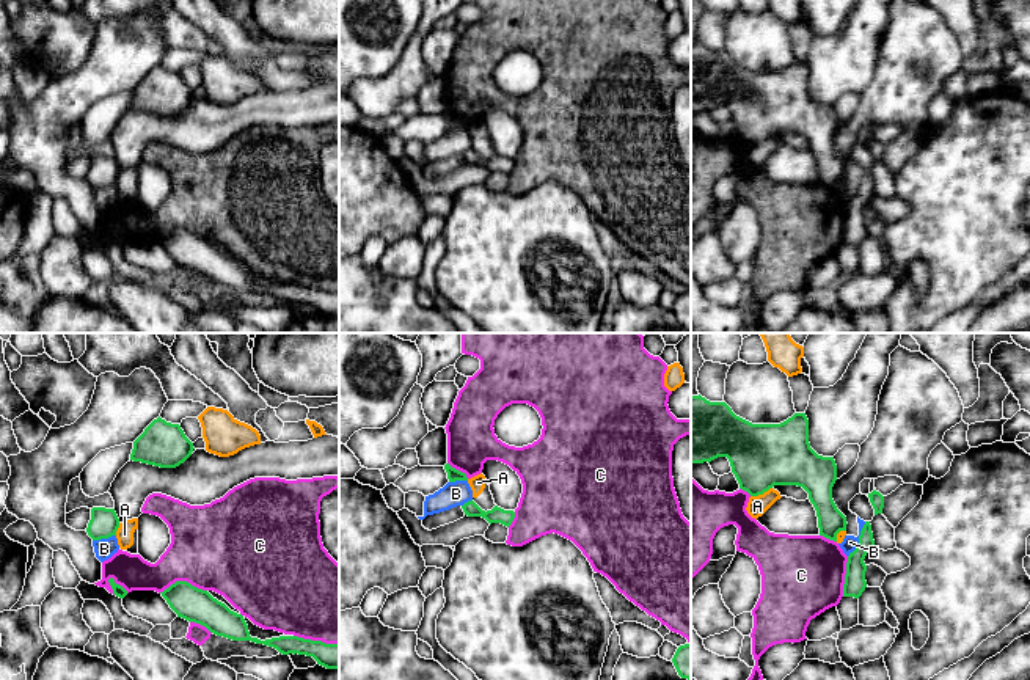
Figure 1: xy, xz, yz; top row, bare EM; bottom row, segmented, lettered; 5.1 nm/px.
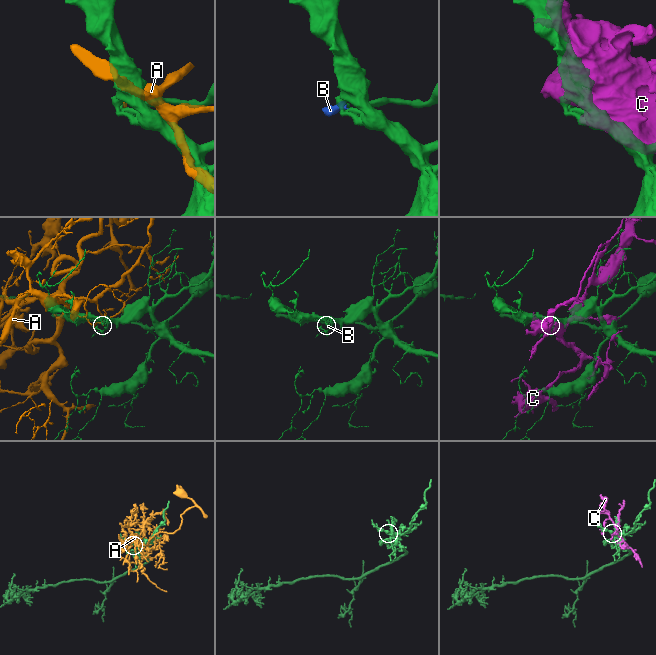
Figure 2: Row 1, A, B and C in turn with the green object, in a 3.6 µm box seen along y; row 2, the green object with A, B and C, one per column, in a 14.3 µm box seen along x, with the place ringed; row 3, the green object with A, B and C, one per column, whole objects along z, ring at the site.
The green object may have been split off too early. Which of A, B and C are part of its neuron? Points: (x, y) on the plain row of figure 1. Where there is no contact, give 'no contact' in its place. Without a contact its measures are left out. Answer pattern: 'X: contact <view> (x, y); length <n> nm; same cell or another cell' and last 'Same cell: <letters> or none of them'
A: contact yz (760, 142); length 120 nm; another cell
B: contact yz (859, 187); length 200 nm; another cell
C: contact xy (182, 230); length 240 nm; another cell
Same cell: none of them

